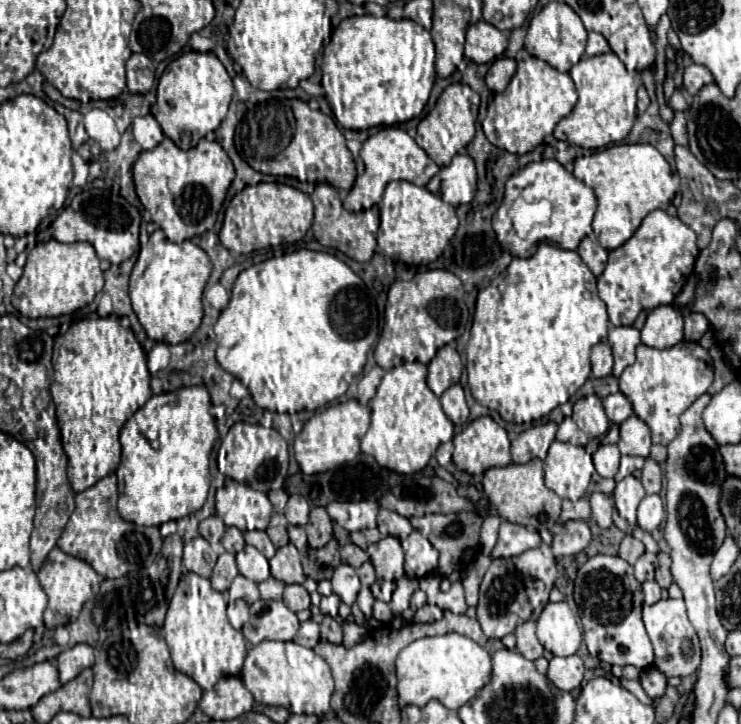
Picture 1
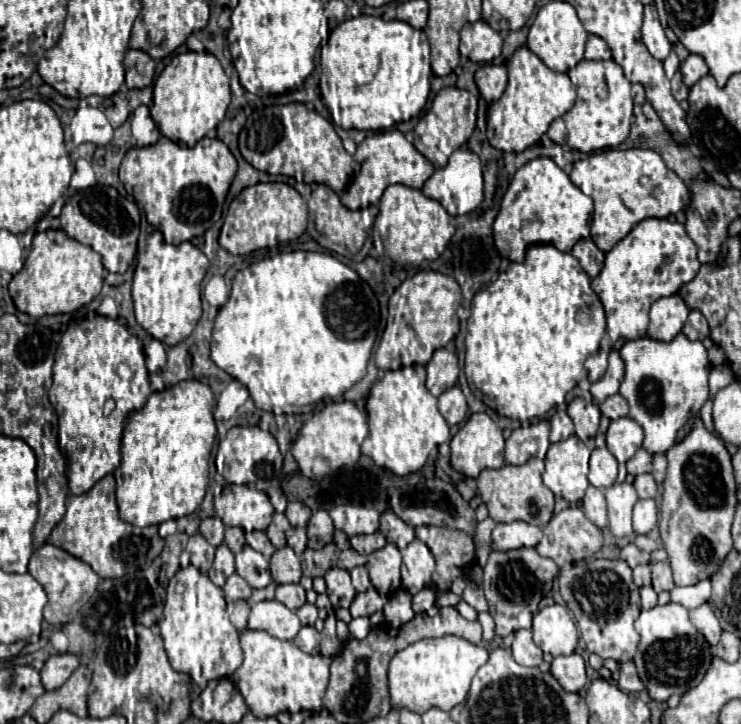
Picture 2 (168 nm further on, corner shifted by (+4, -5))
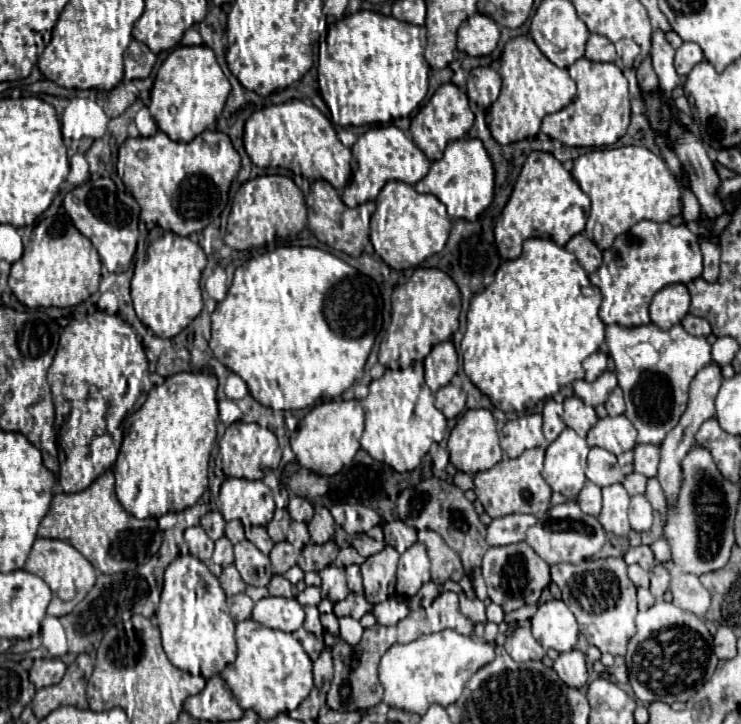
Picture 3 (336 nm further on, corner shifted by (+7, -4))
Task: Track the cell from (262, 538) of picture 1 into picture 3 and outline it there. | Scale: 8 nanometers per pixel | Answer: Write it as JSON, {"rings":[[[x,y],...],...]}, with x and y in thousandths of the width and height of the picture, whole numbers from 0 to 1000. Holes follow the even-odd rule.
{"rings":[[[341,727],[341,729],[333,735],[333,743],[336,743],[352,762],[358,762],[358,765],[363,765],[366,757],[368,757],[368,751],[371,751],[371,749],[363,743],[358,727]]]}

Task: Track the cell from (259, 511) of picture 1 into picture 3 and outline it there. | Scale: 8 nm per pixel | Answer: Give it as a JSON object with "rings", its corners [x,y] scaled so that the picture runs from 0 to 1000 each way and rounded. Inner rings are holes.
{"rings":[[[306,660],[298,669],[293,702],[304,718],[325,718],[339,727],[358,727],[371,707],[368,680],[352,663]]]}

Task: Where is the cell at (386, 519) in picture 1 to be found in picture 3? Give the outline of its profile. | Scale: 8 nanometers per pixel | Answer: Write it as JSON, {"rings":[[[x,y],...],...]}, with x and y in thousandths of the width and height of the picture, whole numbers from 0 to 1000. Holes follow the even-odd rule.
{"rings":[[[541,718],[520,721],[517,724],[517,735],[520,735],[520,751],[536,757],[538,765],[544,765],[552,754],[557,754],[563,749],[563,732],[549,727]]]}

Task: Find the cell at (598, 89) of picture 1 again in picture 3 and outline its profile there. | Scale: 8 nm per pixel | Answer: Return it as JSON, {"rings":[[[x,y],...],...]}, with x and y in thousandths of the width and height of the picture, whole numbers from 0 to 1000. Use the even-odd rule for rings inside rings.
{"rings":[[[781,80],[768,91],[771,108],[779,113],[779,133],[760,152],[738,157],[730,171],[730,182],[762,202],[825,202],[843,182],[850,170],[852,135],[846,108],[830,88],[811,88],[792,80]]]}

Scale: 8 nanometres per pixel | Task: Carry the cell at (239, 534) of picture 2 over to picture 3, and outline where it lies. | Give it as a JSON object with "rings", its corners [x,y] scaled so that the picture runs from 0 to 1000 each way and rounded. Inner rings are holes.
{"rings":[[[312,718],[312,721],[306,721],[306,727],[304,727],[304,740],[306,740],[314,751],[331,746],[328,724],[323,721],[323,718]]]}

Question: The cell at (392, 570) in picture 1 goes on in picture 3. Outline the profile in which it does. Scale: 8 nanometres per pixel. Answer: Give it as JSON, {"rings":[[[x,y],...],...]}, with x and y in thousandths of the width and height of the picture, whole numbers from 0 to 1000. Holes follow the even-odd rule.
{"rings":[[[520,754],[514,762],[498,768],[487,779],[493,826],[506,837],[522,829],[533,818],[533,787],[538,762],[530,754]]]}

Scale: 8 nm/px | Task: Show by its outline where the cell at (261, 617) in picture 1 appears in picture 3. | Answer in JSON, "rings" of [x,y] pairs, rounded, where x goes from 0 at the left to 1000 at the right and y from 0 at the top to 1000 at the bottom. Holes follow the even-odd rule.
{"rings":[[[352,826],[341,840],[341,856],[371,870],[398,873],[409,865],[409,837],[398,826]]]}

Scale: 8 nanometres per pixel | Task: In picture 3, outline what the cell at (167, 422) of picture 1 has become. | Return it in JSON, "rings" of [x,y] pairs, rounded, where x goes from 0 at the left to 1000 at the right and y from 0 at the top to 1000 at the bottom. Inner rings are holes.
{"rings":[[[242,514],[204,536],[198,555],[171,577],[166,613],[152,646],[158,688],[174,710],[182,715],[215,715],[266,696],[279,674],[293,577],[293,522],[287,517]]]}

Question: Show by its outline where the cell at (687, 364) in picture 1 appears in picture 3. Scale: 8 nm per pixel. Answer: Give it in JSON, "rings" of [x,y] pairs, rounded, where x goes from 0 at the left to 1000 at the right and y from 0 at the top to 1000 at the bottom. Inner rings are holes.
{"rings":[[[881,445],[860,453],[822,448],[816,472],[819,489],[830,500],[835,533],[843,541],[843,575],[862,597],[860,610],[889,616],[927,564],[935,519],[960,500],[960,475],[954,467],[933,464],[919,448],[892,456]]]}

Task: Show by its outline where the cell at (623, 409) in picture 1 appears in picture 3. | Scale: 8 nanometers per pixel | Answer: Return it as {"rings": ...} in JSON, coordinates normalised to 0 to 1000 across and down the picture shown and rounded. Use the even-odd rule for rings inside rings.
{"rings":[[[833,533],[827,541],[825,541],[825,547],[822,547],[822,552],[816,555],[816,564],[819,564],[819,569],[822,569],[822,575],[835,575],[835,572],[841,572],[843,569],[843,555],[841,555],[841,541],[838,541],[838,536]]]}

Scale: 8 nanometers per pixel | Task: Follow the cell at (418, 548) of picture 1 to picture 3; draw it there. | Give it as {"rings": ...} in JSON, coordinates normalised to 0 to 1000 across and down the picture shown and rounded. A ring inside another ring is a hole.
{"rings":[[[560,749],[538,771],[538,782],[536,782],[536,820],[547,823],[547,826],[560,823],[565,818],[565,812],[582,801],[579,785],[582,785],[582,779],[579,779],[574,754],[568,749]]]}

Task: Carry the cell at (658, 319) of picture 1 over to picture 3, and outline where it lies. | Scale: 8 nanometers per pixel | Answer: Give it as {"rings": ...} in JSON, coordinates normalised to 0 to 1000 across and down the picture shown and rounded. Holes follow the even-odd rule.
{"rings":[[[903,392],[887,403],[879,417],[879,445],[889,453],[906,453],[930,431],[930,401],[924,392]]]}

